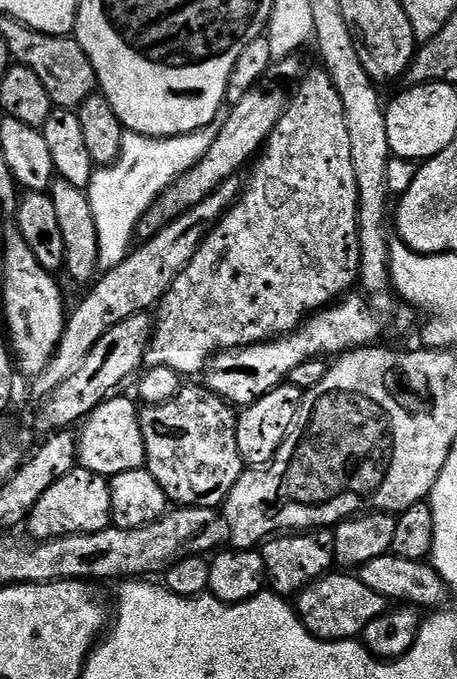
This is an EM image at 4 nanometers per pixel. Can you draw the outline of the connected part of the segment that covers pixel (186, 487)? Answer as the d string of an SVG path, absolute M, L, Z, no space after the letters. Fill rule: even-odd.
M199 383L189 384L170 402L140 408L146 467L173 505L219 509L246 470L242 454L238 454L238 412Z

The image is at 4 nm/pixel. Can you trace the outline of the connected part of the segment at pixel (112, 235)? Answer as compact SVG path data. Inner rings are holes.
M231 107L220 108L209 124L188 136L161 138L125 131L118 159L113 164L97 167L92 173L92 183L86 189L90 206L94 210L94 222L98 226L101 269L118 266L120 260L128 257L134 244L132 236L134 240L140 219L150 211L161 192L168 189L179 176L186 174L186 170L206 158L206 150L214 146L214 138L218 138L222 126L226 126L226 118L230 118L231 113Z

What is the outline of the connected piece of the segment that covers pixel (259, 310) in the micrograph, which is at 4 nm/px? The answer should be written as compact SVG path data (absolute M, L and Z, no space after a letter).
M316 66L313 72L305 71L295 88L296 94L293 98L291 95L287 101L278 126L274 126L268 143L251 165L252 177L249 178L248 184L246 180L243 185L240 199L224 213L216 226L208 231L207 238L198 246L194 258L190 258L186 270L182 270L182 274L174 278L170 290L160 299L160 320L158 316L152 329L152 341L144 359L148 368L166 366L182 378L199 377L207 369L208 361L217 352L228 352L231 348L248 348L251 344L263 344L273 337L287 336L289 332L296 331L310 314L329 307L357 287L360 278L360 227L356 221L356 211L360 208L360 199L358 182L354 178L354 162L350 162L350 134L346 130L346 110L342 110L342 98L338 98L338 90L334 88L330 74L324 71L323 67Z

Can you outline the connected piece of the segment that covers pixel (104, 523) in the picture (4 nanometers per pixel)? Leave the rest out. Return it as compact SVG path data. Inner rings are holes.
M82 467L58 478L34 506L26 521L27 535L33 541L53 540L59 536L100 532L112 524L112 485L109 477L99 476Z

